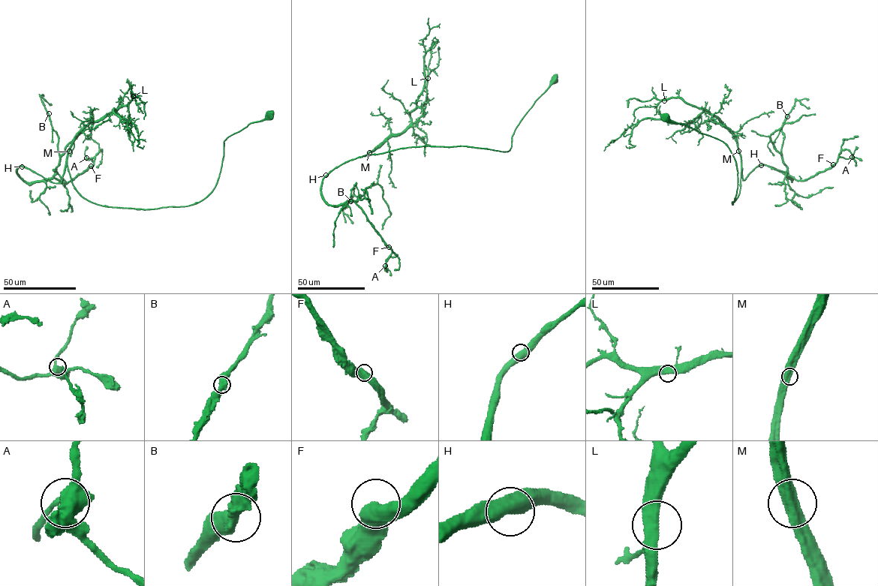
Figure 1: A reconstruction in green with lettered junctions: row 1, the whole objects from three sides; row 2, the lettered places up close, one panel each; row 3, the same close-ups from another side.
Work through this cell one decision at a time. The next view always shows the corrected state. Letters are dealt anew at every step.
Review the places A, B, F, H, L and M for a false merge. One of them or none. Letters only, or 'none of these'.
none of these

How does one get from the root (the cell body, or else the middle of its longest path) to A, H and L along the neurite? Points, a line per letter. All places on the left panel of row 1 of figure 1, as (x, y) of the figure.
A: (269, 115), (187, 205), (17, 173), (67, 183), (86, 157)
H: (269, 115), (224, 140), (215, 187), (187, 205), (99, 205), (79, 193), (66, 165), (60, 183), (22, 166)
L: (269, 115), (224, 140), (217, 182), (201, 200), (97, 204), (73, 184), (67, 154), (85, 127), (133, 96)

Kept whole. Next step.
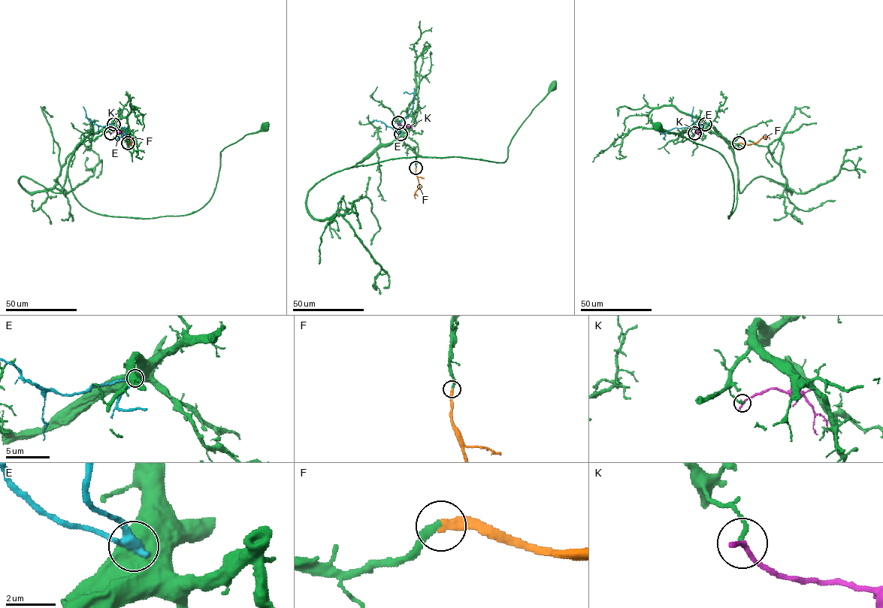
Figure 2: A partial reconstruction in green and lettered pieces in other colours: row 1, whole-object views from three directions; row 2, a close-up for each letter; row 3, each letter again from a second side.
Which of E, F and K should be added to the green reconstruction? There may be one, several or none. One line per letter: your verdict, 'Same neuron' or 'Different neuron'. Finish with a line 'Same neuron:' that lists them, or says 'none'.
E: Different neuron
F: Same neuron
K: Different neuron
Same neuron: F

